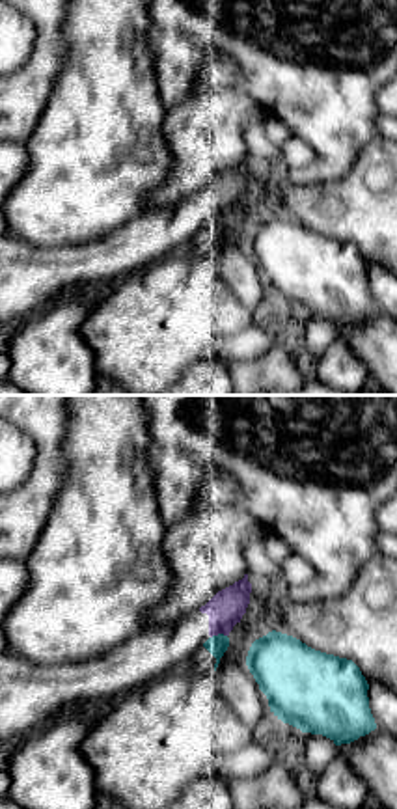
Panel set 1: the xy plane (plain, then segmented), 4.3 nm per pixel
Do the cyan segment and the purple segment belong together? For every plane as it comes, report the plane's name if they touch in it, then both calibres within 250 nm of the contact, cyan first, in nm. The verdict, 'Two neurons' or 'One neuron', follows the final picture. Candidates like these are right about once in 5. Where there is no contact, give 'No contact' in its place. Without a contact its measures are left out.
Touches cyan in xy. Thickness 90 nm (cyan) against 160 nm

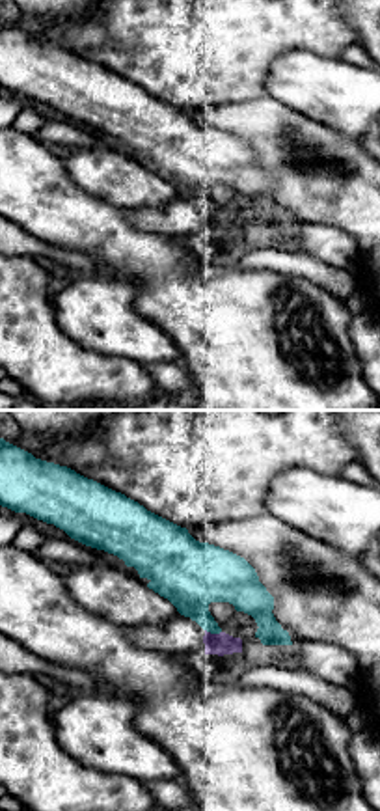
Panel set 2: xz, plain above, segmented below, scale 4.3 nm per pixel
Touches cyan in xz. Thickness 260 nm (cyan) against 100 nm

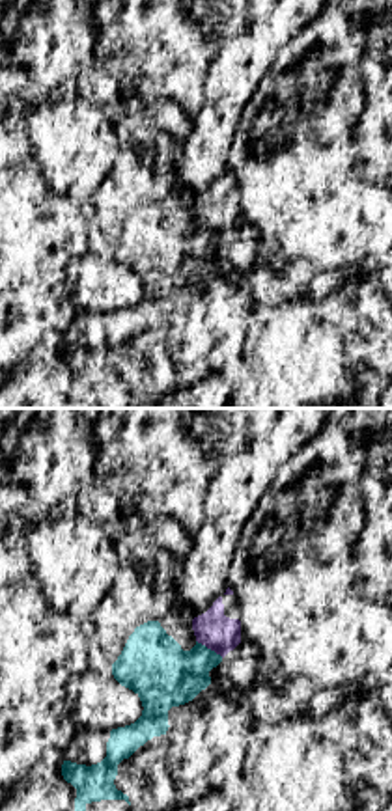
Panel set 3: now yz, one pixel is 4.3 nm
Touches cyan in yz. Thickness 280 nm (cyan) against 160 nm

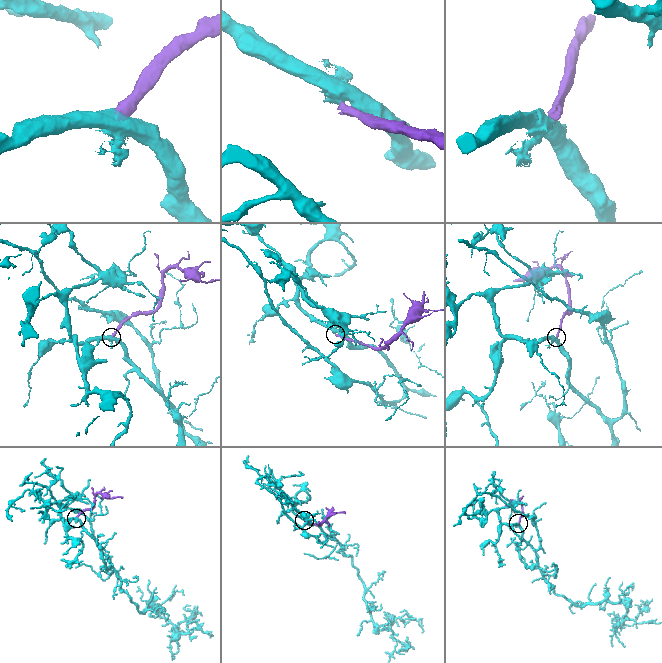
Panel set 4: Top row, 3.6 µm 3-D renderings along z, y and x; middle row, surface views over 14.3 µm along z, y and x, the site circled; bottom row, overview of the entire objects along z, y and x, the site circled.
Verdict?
Two neurons

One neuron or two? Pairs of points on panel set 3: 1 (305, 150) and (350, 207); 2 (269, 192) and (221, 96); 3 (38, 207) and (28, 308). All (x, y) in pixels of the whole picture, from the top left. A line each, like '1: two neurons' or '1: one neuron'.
1: one neuron
2: two neurons
3: one neuron

